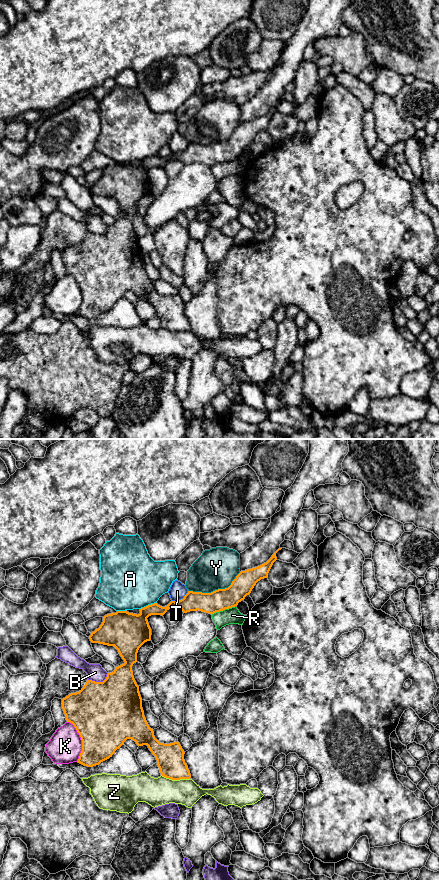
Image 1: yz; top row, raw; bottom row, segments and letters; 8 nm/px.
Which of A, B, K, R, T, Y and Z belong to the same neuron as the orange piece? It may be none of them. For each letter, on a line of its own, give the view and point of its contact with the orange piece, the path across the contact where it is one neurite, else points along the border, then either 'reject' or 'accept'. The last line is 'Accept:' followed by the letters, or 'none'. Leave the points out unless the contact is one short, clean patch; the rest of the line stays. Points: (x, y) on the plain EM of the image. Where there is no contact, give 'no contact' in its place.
A: yz (148, 157) | reject
B: yz (99, 234) | reject
K: yz (81, 291) | reject
R: yz (223, 161) | reject
T: yz (181, 151) | along yz (188, 143), (182, 150), (172, 153) | reject
Y: yz (215, 142) | reject
Z: yz (175, 331) | reject
Accept: none

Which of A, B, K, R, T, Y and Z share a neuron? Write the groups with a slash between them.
A / B / K / R / T / Y / Z

